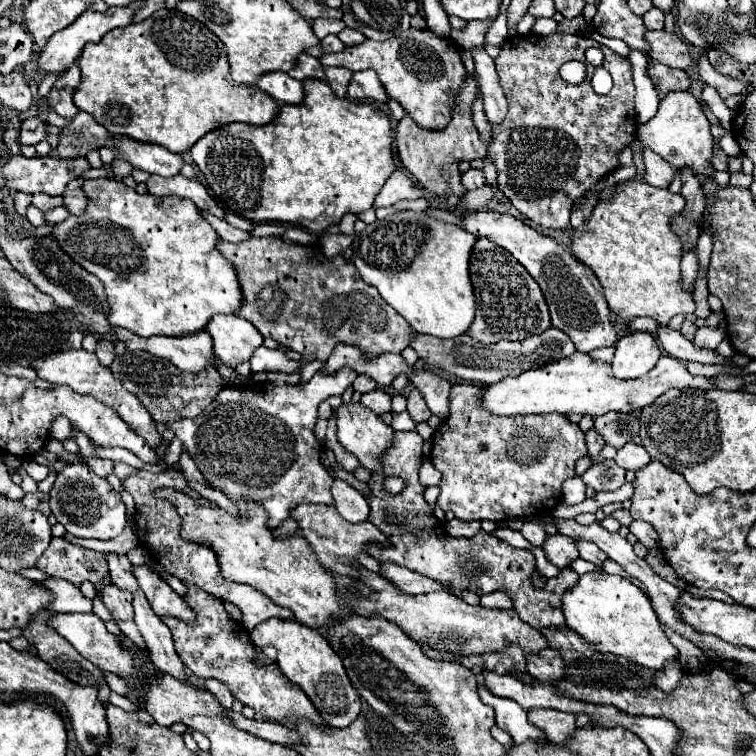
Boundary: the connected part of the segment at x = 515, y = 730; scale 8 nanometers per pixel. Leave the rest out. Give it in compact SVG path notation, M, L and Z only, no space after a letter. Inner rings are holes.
M480 686L478 692L480 692L480 698L496 710L496 724L512 736L514 744L522 744L526 740L548 742L542 736L542 732L538 732L538 728L534 728L534 724L530 724L526 710L520 704L516 704L514 700L494 696L486 686Z

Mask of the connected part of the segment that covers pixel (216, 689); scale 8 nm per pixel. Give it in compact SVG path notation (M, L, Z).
M206 680L206 686L204 686L206 690L210 690L216 698L218 698L218 702L222 704L222 706L226 706L226 708L232 708L232 704L234 704L234 694L224 686L224 684L220 684L220 680Z

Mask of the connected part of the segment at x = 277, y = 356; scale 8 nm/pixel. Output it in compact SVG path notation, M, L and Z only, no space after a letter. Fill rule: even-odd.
M266 346L258 348L258 352L252 354L250 358L250 366L252 372L284 372L284 374L292 374L292 372L300 372L302 364L296 360L288 360L282 350L270 350Z

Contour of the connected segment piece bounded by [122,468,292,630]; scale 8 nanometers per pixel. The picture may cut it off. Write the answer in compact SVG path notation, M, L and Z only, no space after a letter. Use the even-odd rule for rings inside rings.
M170 468L170 470L158 472L158 474L138 470L136 474L130 474L122 482L122 486L124 486L126 492L130 492L134 496L134 502L136 502L136 512L138 512L136 536L138 536L138 544L144 552L148 552L164 568L164 572L168 572L170 576L182 580L184 584L194 584L194 586L206 590L208 594L212 594L212 596L216 596L224 602L234 602L244 614L242 624L244 624L246 630L252 630L258 622L268 620L272 616L292 618L290 610L274 606L272 600L266 594L258 592L256 588L250 588L246 584L234 584L234 582L226 580L224 576L220 576L218 554L210 546L194 544L192 540L182 540L182 536L180 536L182 518L178 518L178 512L176 512L174 504L170 504L168 500L158 500L158 496L154 496L154 492L158 492L158 488L174 488L178 492L186 492L188 496L194 496L194 500L198 500L200 504L214 504L214 502L210 502L208 498L202 498L198 492L194 492L180 470Z

